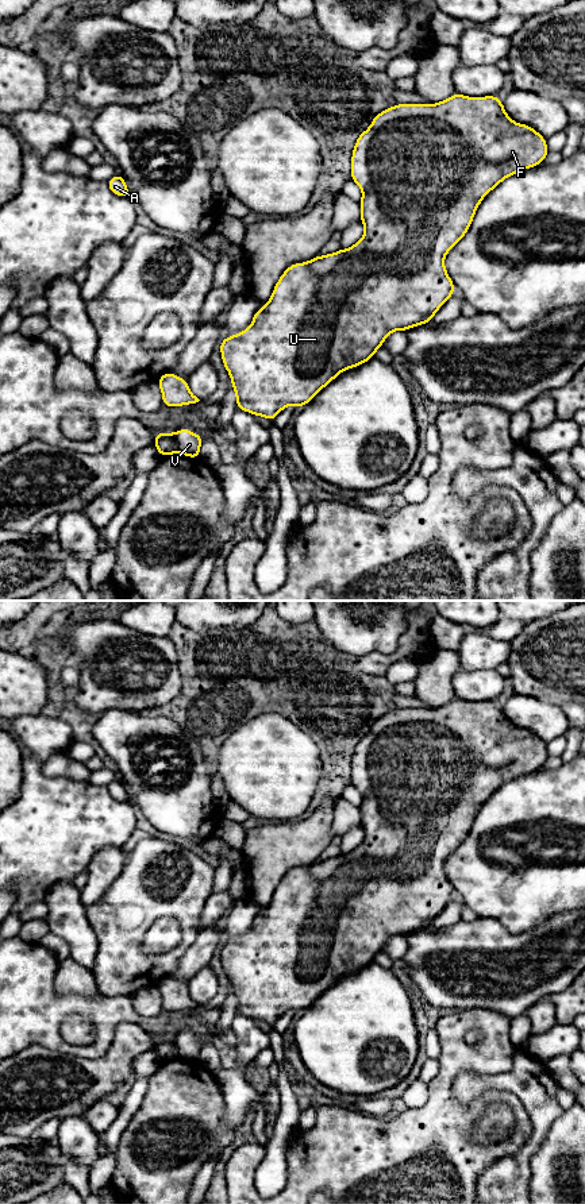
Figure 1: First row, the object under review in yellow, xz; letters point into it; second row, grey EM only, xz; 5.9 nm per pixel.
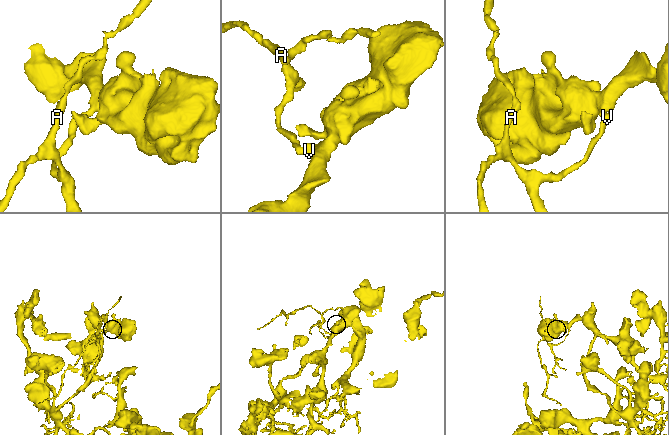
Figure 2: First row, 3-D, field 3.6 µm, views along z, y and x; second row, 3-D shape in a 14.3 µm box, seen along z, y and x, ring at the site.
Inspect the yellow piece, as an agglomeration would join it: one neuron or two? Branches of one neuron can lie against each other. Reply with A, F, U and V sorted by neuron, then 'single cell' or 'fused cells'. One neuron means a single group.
groups A / F U V; fused cells

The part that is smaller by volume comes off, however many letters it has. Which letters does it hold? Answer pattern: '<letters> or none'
A

